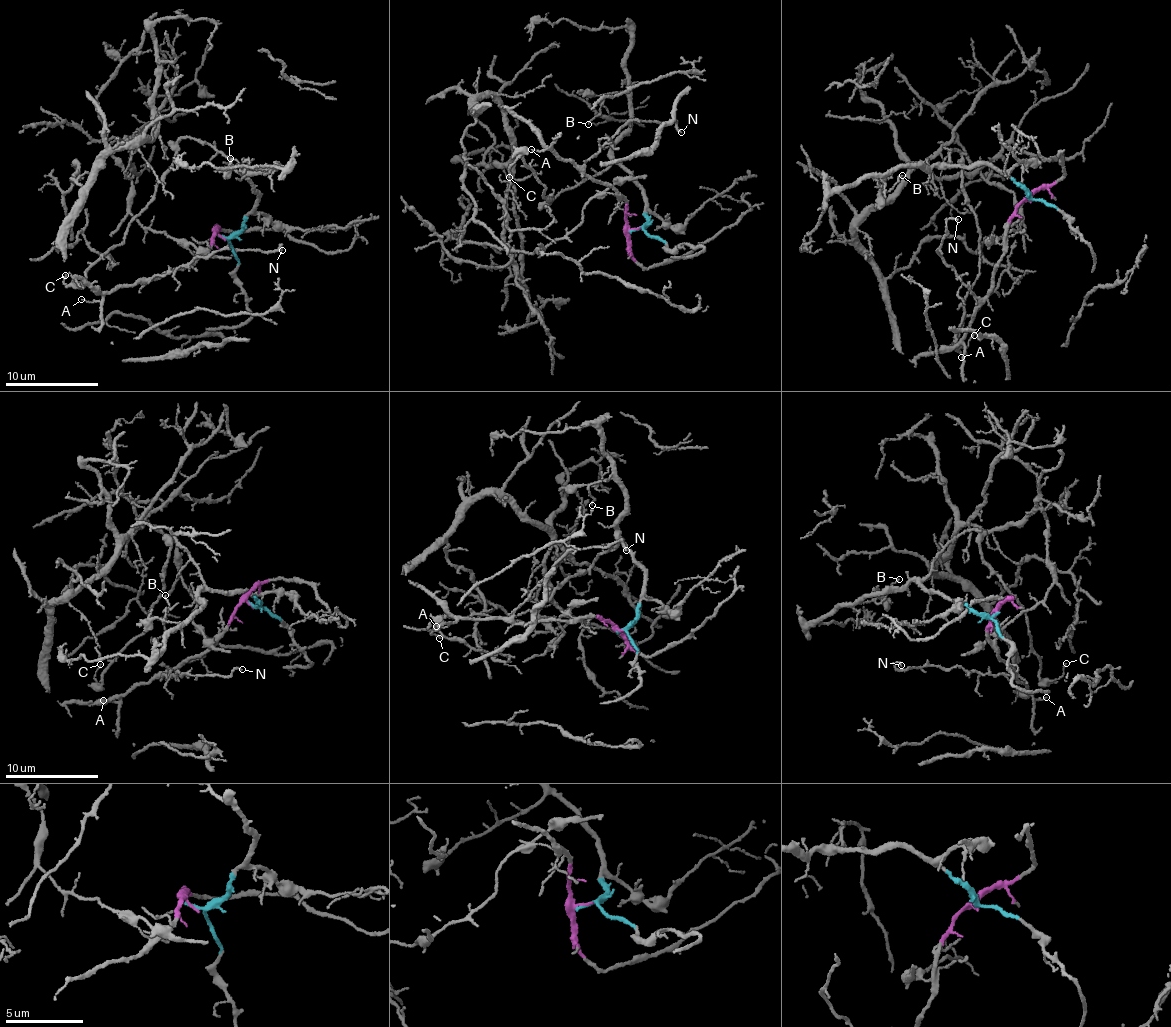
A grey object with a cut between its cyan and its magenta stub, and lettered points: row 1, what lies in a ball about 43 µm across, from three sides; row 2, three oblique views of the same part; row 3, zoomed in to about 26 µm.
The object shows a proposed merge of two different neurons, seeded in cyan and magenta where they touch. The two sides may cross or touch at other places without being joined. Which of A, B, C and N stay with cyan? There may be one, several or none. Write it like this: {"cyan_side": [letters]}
{"cyan_side": ["B", "C"]}

